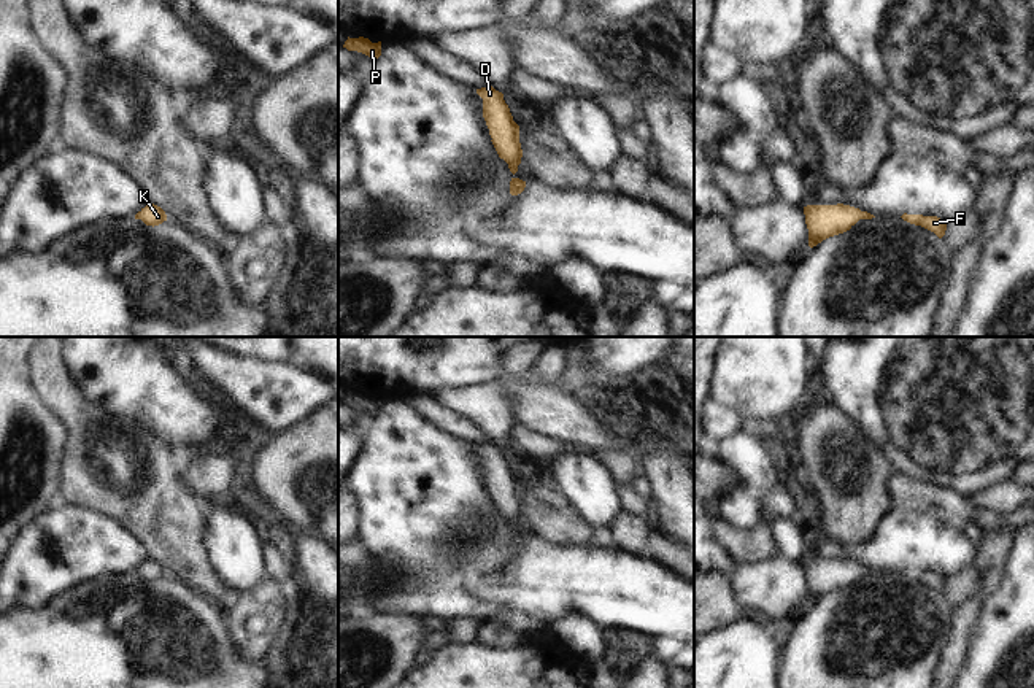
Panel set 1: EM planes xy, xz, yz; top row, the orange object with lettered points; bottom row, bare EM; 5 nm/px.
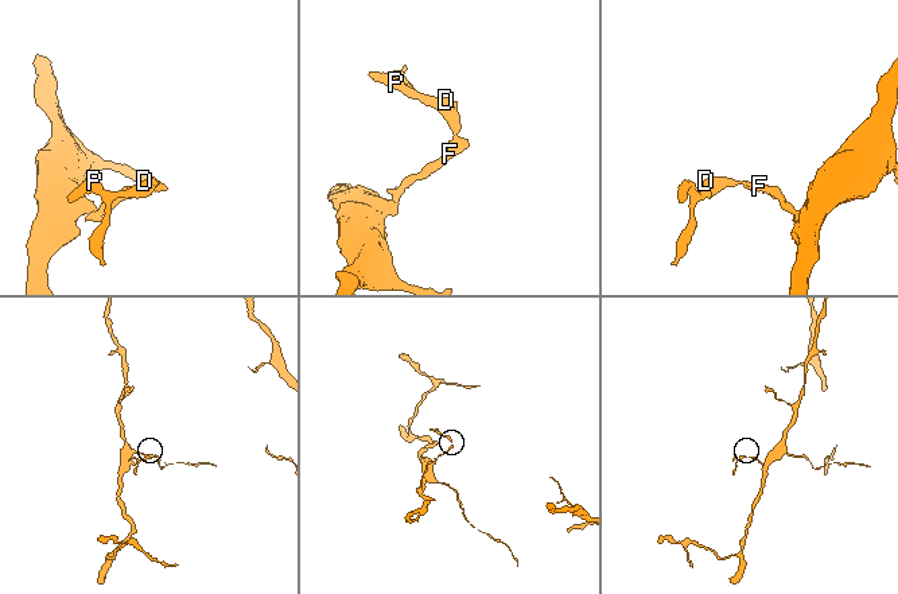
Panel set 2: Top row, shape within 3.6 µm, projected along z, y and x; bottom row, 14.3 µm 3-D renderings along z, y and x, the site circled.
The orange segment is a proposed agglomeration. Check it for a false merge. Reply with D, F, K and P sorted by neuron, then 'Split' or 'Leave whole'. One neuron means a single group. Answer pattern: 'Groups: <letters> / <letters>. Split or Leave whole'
Groups: D F K P. Leave whole.

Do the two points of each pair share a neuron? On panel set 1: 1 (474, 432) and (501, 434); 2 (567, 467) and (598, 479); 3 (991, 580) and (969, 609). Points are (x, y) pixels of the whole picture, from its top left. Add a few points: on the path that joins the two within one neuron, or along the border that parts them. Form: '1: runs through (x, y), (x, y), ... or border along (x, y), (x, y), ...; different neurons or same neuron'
1: border along (458, 412), (474, 420), (491, 440); different neurons
2: runs through (575, 472), (583, 479), (590, 479); same neuron
3: runs through (987, 587), (976, 602); same neuron

